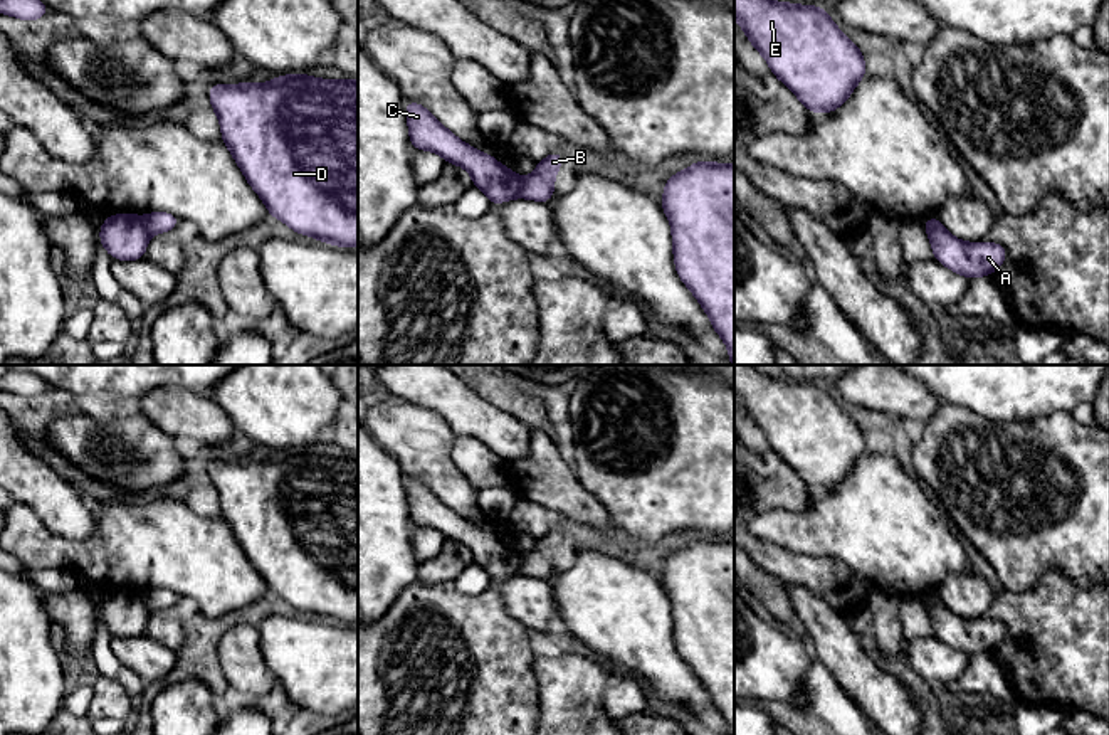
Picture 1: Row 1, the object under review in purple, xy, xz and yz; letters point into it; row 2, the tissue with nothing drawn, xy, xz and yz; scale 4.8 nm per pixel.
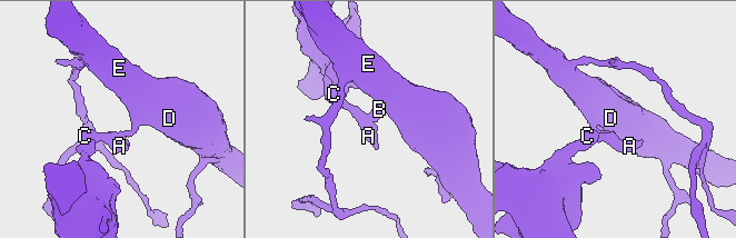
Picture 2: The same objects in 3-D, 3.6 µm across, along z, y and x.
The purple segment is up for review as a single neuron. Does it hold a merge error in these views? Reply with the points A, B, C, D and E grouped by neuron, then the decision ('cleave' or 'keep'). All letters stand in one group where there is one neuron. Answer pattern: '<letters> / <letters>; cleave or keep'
A C / B D E; cleave

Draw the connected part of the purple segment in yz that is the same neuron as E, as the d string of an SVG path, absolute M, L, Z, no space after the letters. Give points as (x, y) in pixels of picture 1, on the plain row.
M734 365L734 395L751 422L768 437L776 452L810 489L833 489L847 479L867 451L859 426L818 382L773 378L754 365Z

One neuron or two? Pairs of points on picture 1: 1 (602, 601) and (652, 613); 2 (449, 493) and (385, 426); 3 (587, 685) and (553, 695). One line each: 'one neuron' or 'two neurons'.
1: one neuron
2: one neuron
3: one neuron

